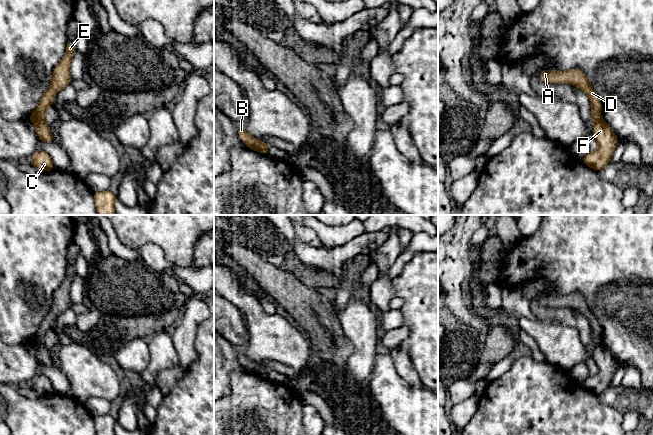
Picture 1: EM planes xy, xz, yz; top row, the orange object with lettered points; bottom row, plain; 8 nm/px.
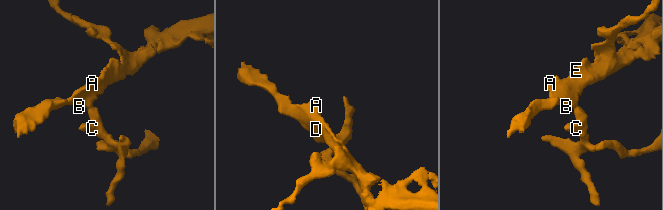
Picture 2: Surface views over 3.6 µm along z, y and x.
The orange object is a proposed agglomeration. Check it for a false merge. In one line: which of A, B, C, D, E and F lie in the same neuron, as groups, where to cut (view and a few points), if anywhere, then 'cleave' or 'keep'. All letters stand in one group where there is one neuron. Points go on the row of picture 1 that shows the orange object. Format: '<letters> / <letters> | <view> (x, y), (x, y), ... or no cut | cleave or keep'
A B D E / C F | xy (43, 119), (35, 123) | cleave

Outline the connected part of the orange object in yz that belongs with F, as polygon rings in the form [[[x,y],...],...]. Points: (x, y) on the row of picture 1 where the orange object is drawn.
[[[601,118],[594,121],[592,132],[599,147],[595,152],[588,152],[582,162],[598,172],[612,160],[612,153],[619,139]]]

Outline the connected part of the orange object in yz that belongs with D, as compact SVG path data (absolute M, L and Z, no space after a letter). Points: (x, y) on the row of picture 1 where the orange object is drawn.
M578 68L568 71L557 72L555 70L542 70L539 73L541 80L547 83L569 83L583 90L591 102L591 119L593 121L600 118L602 105L597 94L590 86L585 74Z

